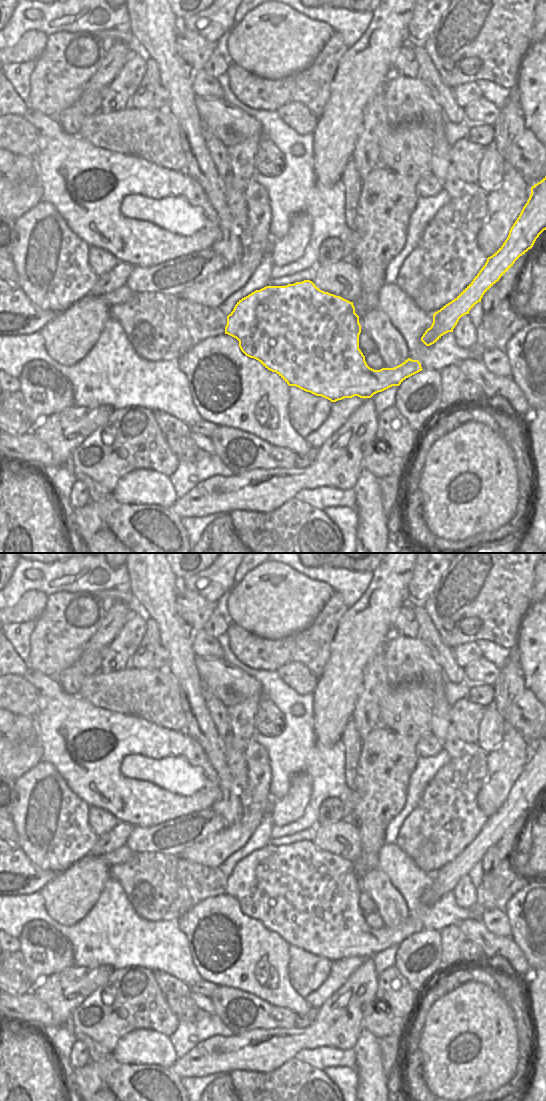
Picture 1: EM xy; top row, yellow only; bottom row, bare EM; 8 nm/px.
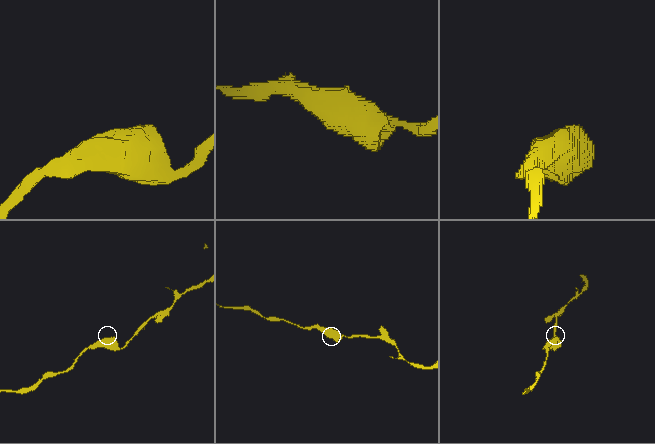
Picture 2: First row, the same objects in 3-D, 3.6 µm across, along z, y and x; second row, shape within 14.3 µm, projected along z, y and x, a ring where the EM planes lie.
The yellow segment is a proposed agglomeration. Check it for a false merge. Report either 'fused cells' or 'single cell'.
single cell

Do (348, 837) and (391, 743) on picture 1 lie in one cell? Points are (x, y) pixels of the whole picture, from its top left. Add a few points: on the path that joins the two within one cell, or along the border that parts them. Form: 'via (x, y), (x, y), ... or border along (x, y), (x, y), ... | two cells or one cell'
border along (352, 820), (360, 835), (360, 846) | two cells

